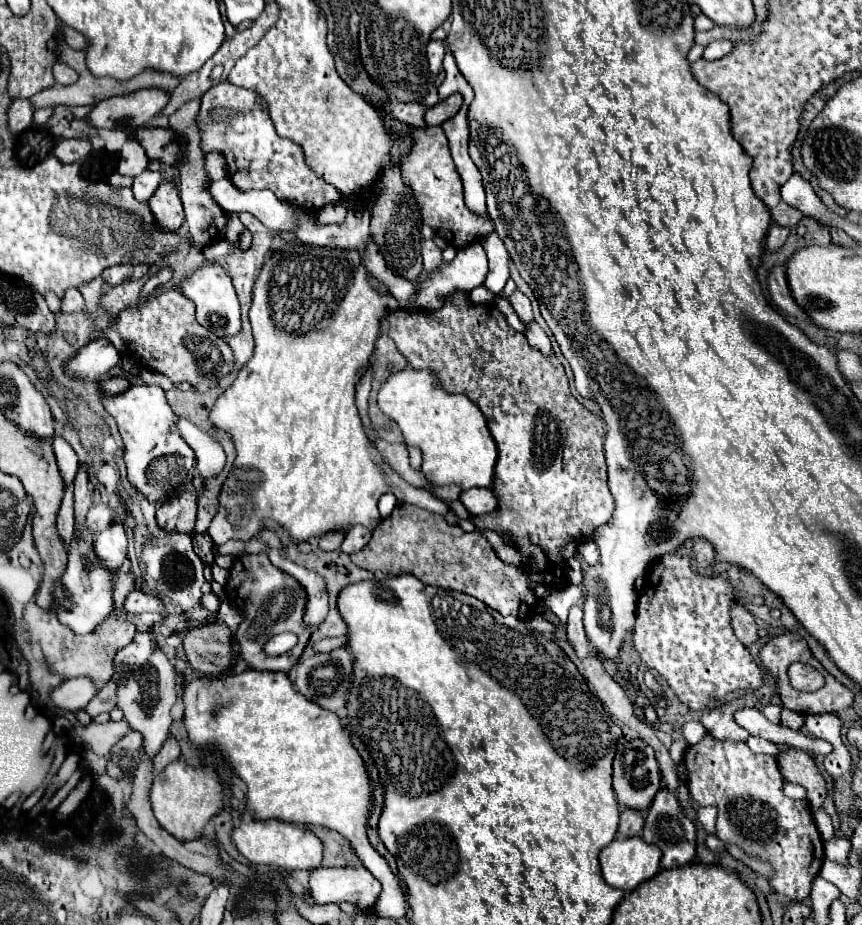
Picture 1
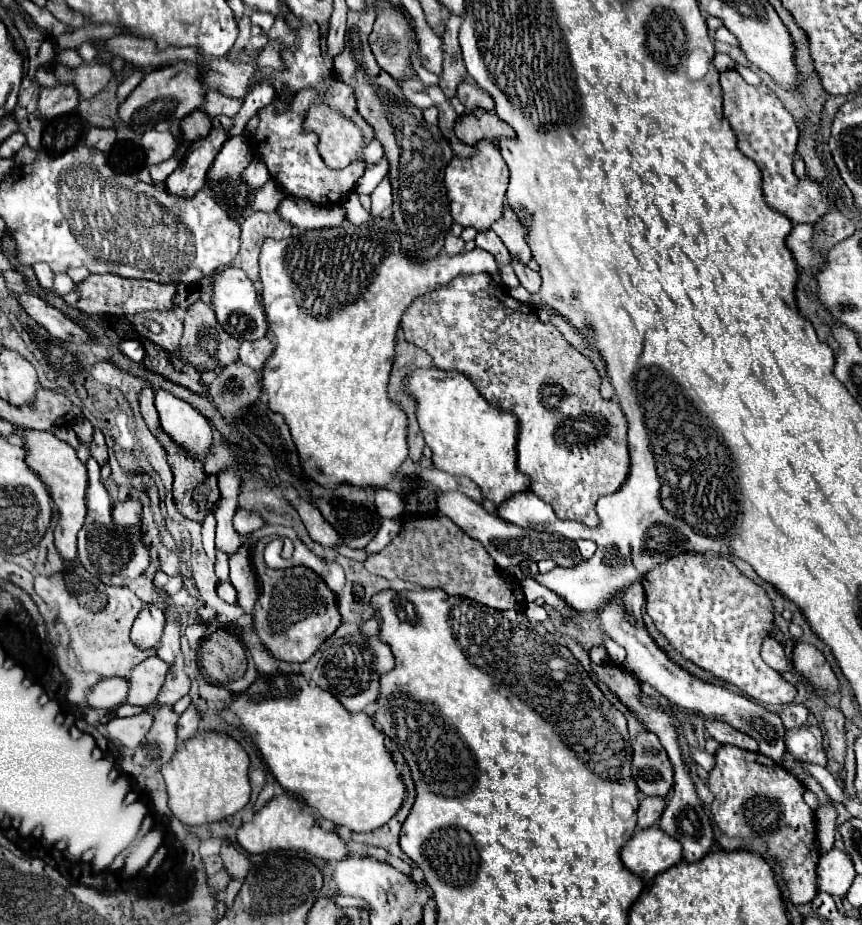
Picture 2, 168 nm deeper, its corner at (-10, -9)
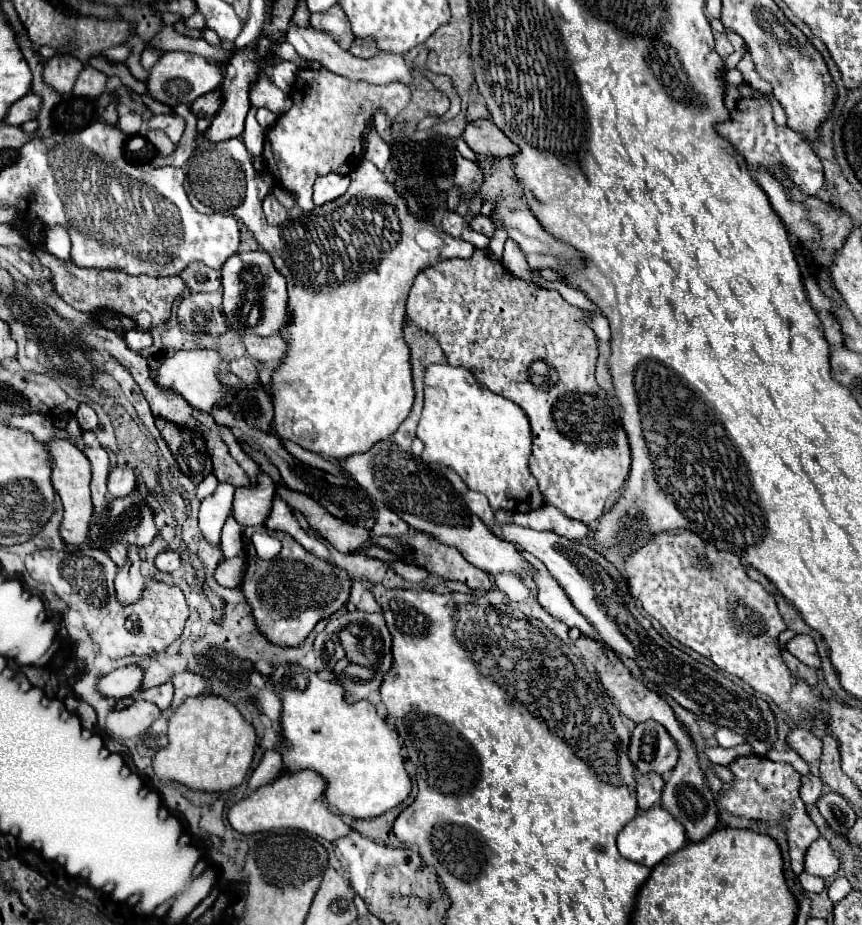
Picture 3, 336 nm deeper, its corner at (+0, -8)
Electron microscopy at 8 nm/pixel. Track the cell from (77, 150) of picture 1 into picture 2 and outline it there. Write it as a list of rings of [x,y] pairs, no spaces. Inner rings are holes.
[[[90,128],[86,134],[86,146],[94,148],[98,152],[108,152],[116,140],[114,130],[102,130],[102,128]]]

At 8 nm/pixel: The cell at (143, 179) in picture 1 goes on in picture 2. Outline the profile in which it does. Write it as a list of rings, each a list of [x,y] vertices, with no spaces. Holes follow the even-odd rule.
[[[172,156],[170,160],[162,162],[162,164],[156,164],[156,166],[150,166],[150,178],[152,178],[152,184],[154,186],[164,186],[166,178],[174,172],[174,168],[178,166],[180,158],[178,156]]]

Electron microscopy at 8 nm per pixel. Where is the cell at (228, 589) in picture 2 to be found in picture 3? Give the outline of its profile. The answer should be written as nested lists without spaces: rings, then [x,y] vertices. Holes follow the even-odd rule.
[[[236,557],[236,561],[220,561],[214,577],[224,587],[238,587],[244,575],[244,559]]]

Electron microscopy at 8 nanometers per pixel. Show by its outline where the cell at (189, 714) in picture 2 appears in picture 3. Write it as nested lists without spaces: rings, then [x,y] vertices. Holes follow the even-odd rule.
[[[182,671],[182,673],[178,673],[176,677],[174,677],[174,701],[172,701],[172,705],[178,705],[180,703],[180,699],[184,699],[184,697],[190,697],[190,695],[198,695],[200,691],[204,691],[206,689],[206,677],[204,675],[200,675],[200,673],[192,673],[192,671]]]

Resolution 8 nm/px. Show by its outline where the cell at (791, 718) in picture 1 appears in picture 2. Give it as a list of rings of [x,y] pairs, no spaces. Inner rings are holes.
[[[802,726],[786,730],[786,752],[796,760],[826,766],[826,754],[822,748],[822,730],[818,726]]]

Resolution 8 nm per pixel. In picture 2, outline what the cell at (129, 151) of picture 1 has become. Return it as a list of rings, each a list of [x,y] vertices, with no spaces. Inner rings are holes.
[[[150,130],[140,138],[140,146],[146,152],[146,166],[154,166],[174,156],[178,140],[172,136],[172,132]]]

